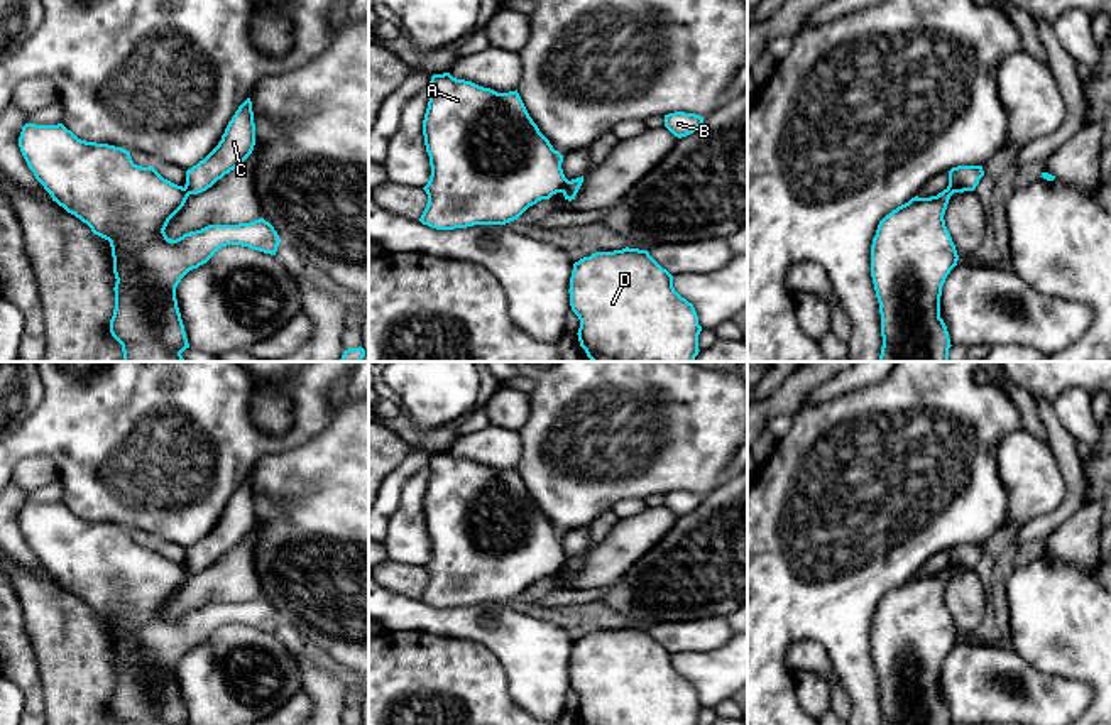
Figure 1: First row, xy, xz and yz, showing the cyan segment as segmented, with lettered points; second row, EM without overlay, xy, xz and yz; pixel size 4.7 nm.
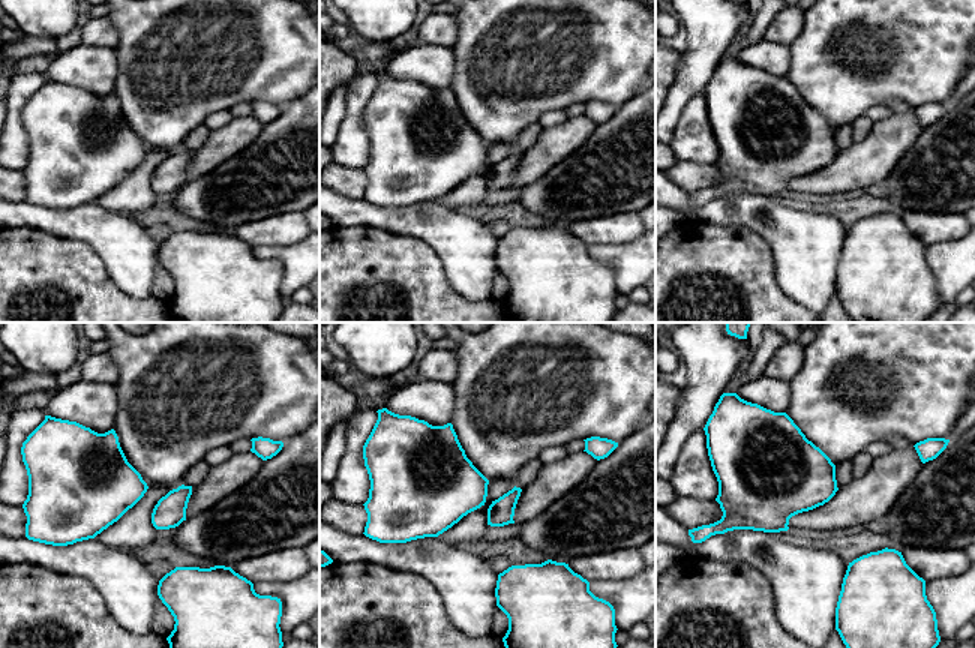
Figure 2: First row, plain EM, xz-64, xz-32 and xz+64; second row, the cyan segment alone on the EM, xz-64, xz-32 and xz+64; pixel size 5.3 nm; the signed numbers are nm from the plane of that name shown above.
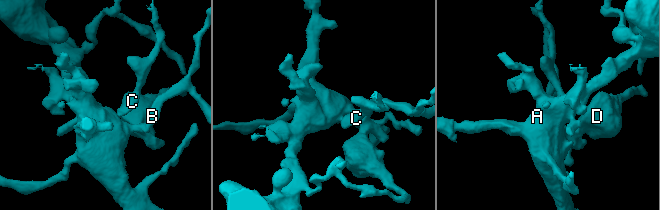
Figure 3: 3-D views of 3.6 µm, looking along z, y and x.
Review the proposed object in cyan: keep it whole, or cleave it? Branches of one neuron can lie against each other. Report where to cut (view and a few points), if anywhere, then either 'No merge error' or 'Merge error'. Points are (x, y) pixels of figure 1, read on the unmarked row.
Split along xz (569, 560), (560, 570). Merge error

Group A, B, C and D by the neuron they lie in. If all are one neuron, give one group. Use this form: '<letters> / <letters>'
A B D / C

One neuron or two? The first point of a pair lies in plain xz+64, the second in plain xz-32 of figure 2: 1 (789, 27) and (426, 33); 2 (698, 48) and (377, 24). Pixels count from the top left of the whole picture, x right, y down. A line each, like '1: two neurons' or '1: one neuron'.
1: one neuron
2: one neuron

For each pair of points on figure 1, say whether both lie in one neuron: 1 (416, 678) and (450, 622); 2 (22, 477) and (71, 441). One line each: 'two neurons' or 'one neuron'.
1: two neurons
2: two neurons

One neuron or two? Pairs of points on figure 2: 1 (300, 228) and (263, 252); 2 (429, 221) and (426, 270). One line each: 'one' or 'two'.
1: two
2: two

